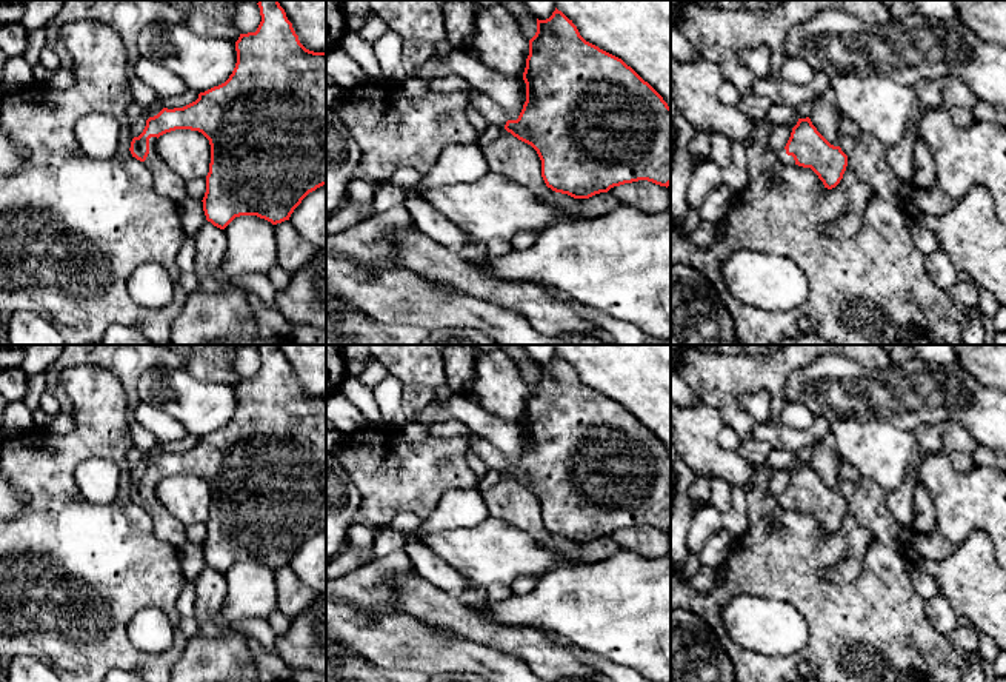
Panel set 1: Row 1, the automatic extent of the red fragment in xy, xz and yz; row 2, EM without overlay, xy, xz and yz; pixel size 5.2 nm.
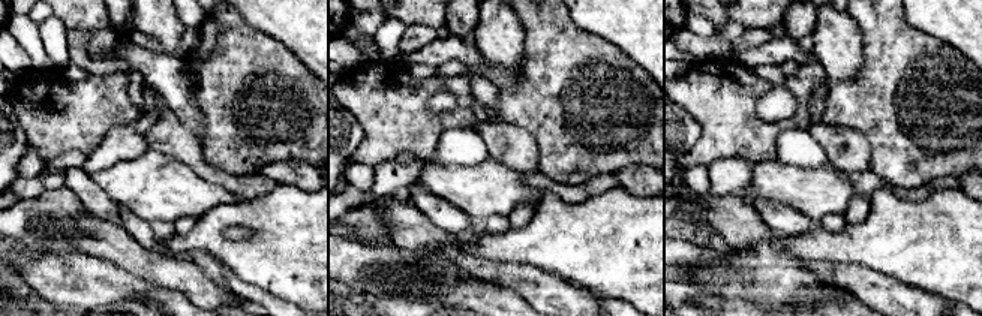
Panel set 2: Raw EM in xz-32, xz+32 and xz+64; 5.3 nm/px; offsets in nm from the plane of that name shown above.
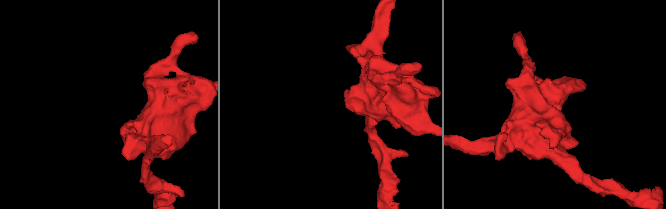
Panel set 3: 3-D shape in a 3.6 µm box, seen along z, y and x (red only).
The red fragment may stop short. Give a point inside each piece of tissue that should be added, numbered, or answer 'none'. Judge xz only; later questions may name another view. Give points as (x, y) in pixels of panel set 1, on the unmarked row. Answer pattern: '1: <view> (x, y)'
none

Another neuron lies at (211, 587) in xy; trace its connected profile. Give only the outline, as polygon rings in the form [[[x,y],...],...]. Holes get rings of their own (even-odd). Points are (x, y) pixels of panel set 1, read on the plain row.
[[[205,567],[194,579],[195,582],[195,620],[200,636],[222,636],[238,633],[232,625],[220,625],[215,616],[222,613],[222,607],[228,593],[228,582],[225,574]]]

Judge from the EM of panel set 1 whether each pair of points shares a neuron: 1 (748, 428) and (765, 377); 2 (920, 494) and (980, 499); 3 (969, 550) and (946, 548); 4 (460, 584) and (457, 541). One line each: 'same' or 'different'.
1: same
2: different
3: different
4: different

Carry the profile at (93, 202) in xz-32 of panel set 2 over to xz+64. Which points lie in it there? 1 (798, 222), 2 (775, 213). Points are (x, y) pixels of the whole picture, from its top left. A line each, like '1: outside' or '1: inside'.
1: inside
2: inside

